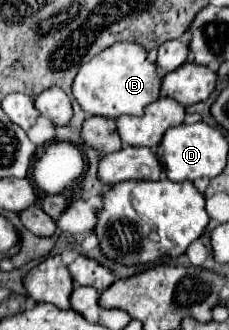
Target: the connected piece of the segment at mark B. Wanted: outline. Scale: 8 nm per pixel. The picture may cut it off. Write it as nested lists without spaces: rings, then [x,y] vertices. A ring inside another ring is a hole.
[[[121,41],[103,49],[79,69],[73,81],[73,95],[83,107],[83,111],[87,111],[89,115],[119,117],[123,115],[121,111],[139,111],[131,115],[143,115],[143,109],[149,103],[157,101],[161,95],[161,77],[157,73],[157,65],[149,61],[149,53],[143,45]]]

